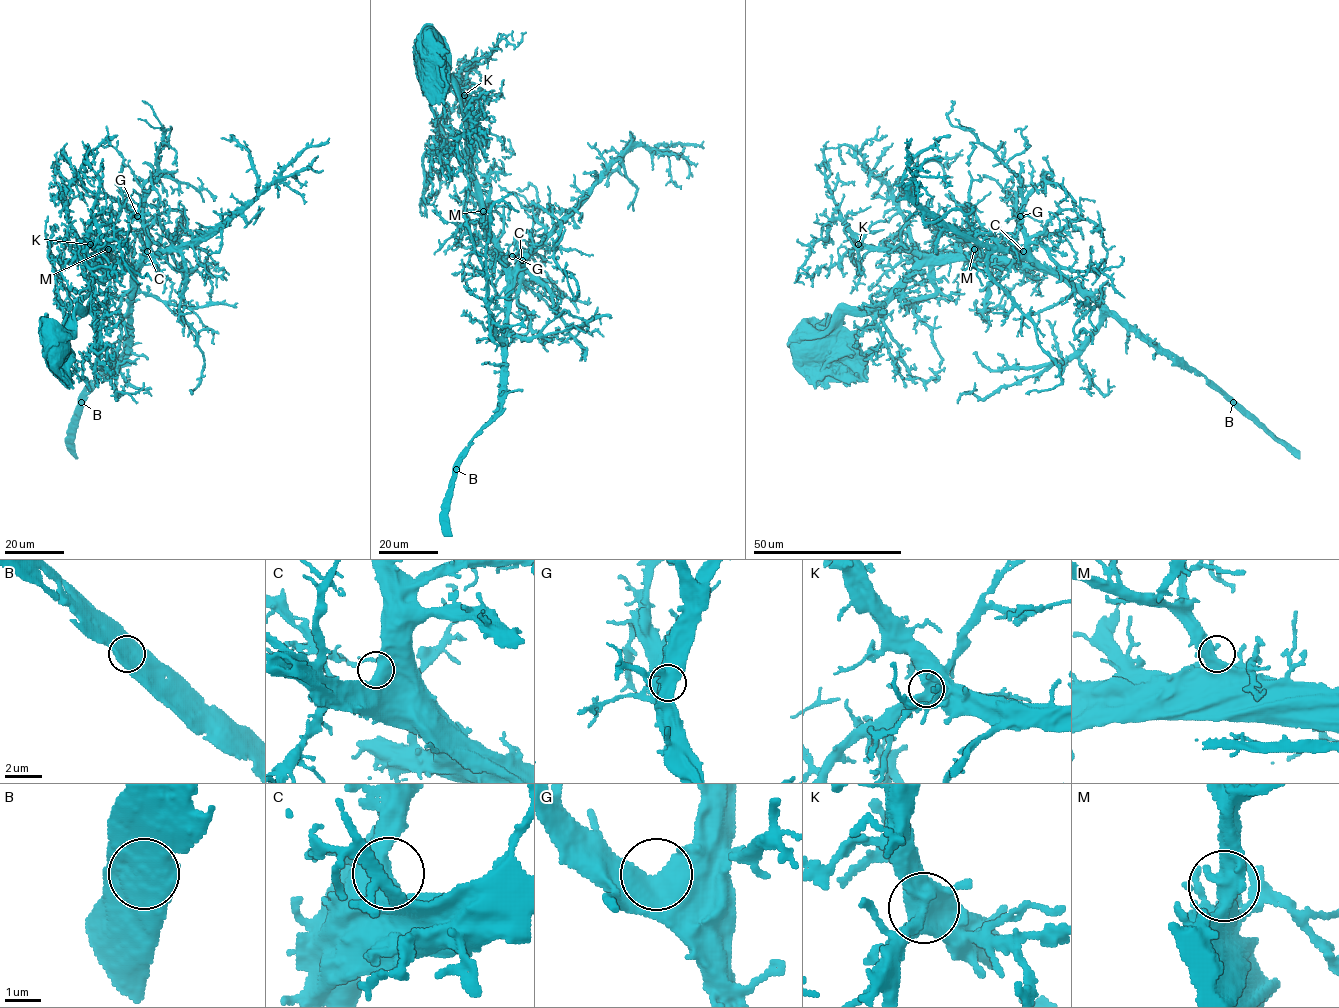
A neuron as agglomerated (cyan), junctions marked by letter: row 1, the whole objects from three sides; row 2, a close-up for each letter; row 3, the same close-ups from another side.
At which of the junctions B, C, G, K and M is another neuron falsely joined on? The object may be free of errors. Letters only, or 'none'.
none

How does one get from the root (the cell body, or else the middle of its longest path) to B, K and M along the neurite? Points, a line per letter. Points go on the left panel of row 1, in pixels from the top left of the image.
B: (56, 349), (90, 303), (92, 266), (116, 260), (131, 269), (125, 352), (96, 376), (81, 402)
K: (56, 349), (59, 340), (72, 327), (72, 318), (90, 299), (91, 263), (100, 249), (90, 244)
M: (56, 349), (59, 340), (72, 327), (72, 318), (90, 303), (92, 266), (108, 249)

